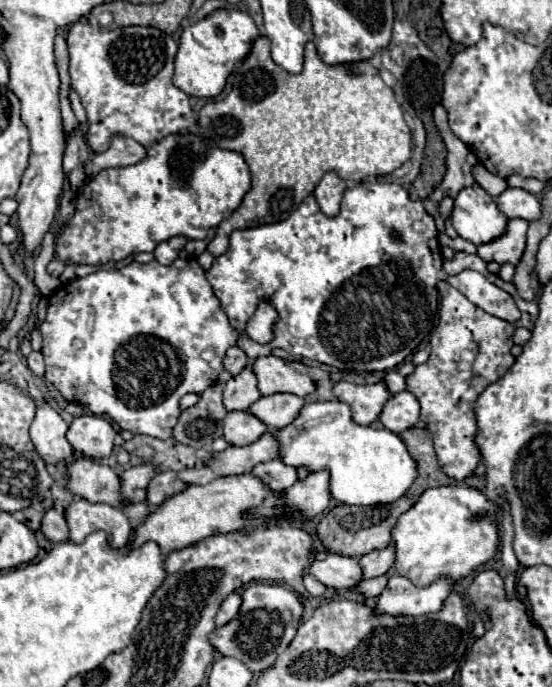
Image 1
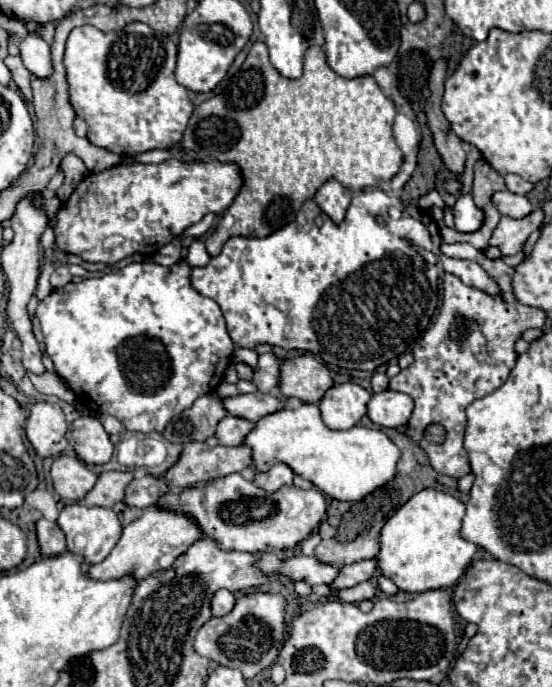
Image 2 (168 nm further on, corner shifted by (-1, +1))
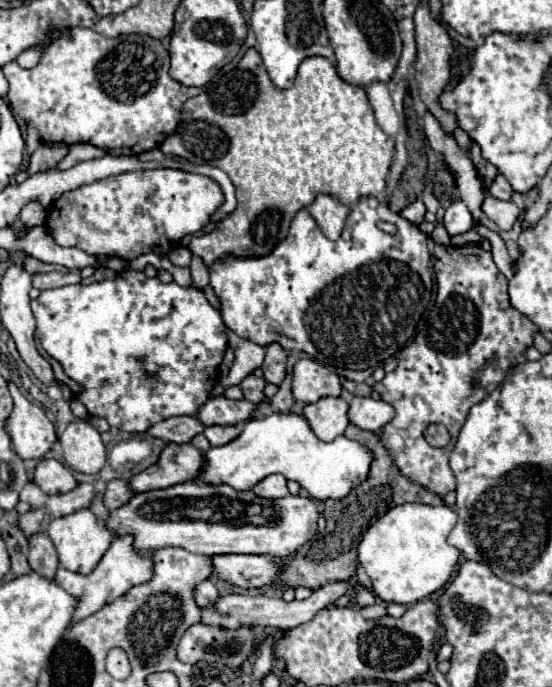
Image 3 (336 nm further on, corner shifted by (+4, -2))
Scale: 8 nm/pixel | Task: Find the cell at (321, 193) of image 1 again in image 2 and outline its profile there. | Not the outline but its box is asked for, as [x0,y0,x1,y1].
[314,179,350,223]

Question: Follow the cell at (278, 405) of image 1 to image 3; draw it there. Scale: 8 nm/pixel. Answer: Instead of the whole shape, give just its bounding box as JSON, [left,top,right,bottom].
[197,396,257,426]

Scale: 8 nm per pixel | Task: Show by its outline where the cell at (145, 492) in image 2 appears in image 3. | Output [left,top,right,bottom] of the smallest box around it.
[103,480,135,510]

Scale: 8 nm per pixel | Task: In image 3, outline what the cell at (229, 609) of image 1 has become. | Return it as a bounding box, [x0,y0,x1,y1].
[193,580,219,606]

